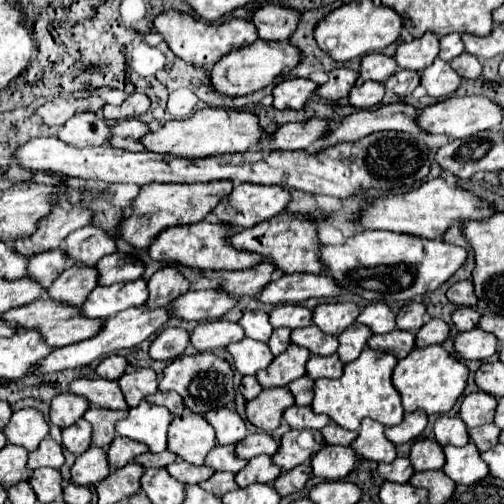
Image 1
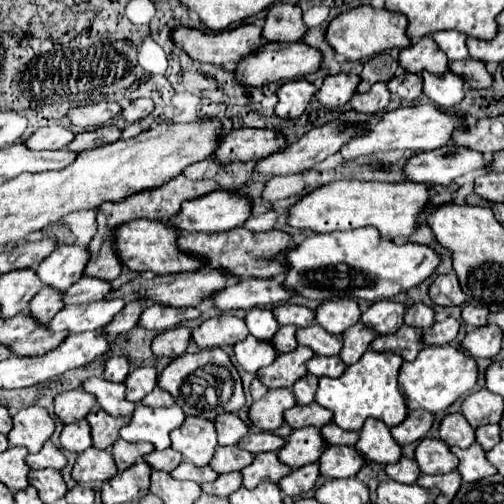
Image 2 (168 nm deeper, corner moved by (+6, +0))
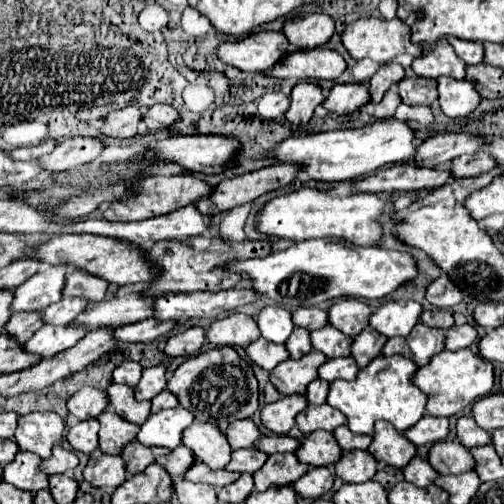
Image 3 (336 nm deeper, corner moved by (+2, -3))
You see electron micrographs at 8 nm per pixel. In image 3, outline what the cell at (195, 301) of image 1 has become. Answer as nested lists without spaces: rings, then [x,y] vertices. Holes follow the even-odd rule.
[[[154,318],[136,322],[136,324],[126,324],[114,330],[114,340],[118,342],[152,342],[162,334],[168,334],[174,330],[176,322],[160,322]]]

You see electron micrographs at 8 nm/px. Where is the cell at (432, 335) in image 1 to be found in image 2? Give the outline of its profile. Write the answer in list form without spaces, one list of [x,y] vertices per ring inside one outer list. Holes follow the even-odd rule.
[[[446,317],[444,321],[436,321],[432,329],[422,331],[422,341],[424,345],[446,345],[456,337],[458,327],[460,323],[454,317]]]

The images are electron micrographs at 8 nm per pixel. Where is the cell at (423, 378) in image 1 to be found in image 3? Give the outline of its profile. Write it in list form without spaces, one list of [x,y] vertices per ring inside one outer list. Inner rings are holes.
[[[470,348],[466,350],[444,350],[436,354],[428,366],[418,368],[414,376],[414,384],[428,394],[426,410],[430,416],[452,416],[464,410],[468,404],[474,404],[478,398],[490,394],[494,386],[494,366],[492,362],[484,360],[482,356],[474,354]]]

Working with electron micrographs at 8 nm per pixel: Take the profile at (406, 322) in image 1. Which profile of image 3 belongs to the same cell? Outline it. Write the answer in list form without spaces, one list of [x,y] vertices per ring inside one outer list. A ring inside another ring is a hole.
[[[430,308],[430,310],[424,310],[424,312],[422,312],[420,322],[422,322],[422,324],[428,324],[428,326],[434,326],[434,328],[448,330],[448,328],[454,324],[454,316],[452,316],[452,310]]]

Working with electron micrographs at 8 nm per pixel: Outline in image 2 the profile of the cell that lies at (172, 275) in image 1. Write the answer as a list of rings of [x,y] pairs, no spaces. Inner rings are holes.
[[[136,297],[128,299],[124,309],[104,327],[104,333],[112,335],[112,337],[128,333],[132,327],[138,325],[138,319],[140,319],[142,311],[144,311],[144,301],[136,301]]]

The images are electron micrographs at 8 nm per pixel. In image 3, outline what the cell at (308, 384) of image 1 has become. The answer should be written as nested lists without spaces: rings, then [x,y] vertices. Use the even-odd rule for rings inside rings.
[[[314,380],[308,384],[308,392],[306,392],[306,398],[310,404],[324,404],[326,402],[326,396],[328,396],[328,388],[330,384],[326,380]]]

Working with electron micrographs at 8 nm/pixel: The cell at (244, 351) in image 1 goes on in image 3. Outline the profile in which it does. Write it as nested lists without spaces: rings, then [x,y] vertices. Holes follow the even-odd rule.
[[[258,338],[256,342],[252,342],[246,348],[246,352],[264,370],[274,370],[280,362],[290,358],[284,344],[272,344],[270,340],[264,340],[264,338]]]

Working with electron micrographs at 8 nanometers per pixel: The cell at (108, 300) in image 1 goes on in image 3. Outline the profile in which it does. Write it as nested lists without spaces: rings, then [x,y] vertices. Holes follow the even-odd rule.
[[[68,324],[68,326],[42,326],[34,332],[34,336],[24,344],[24,352],[36,354],[42,360],[54,358],[54,354],[60,354],[68,348],[72,348],[80,338],[84,338],[88,328],[80,324]]]

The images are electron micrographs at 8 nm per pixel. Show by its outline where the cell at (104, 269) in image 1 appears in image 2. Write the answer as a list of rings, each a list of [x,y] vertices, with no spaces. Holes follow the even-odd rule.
[[[82,277],[72,289],[64,293],[64,303],[66,305],[76,305],[76,303],[90,303],[104,299],[112,291],[112,285],[108,281],[100,281],[98,277]]]

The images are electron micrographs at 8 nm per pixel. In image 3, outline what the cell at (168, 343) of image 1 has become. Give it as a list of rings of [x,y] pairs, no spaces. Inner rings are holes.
[[[194,326],[194,328],[188,328],[188,330],[180,332],[180,334],[170,336],[164,352],[168,356],[192,356],[192,354],[198,354],[204,340],[206,340],[204,330]]]

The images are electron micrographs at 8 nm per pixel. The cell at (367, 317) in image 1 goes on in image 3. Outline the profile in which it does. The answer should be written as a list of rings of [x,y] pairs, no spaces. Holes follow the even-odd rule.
[[[390,300],[370,316],[370,326],[388,338],[408,336],[420,318],[420,312],[422,306],[414,300]]]

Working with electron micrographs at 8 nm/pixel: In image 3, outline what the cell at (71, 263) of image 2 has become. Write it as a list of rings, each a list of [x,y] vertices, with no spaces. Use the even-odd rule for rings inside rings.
[[[44,266],[14,290],[12,312],[42,312],[56,300],[64,288],[68,266]]]

